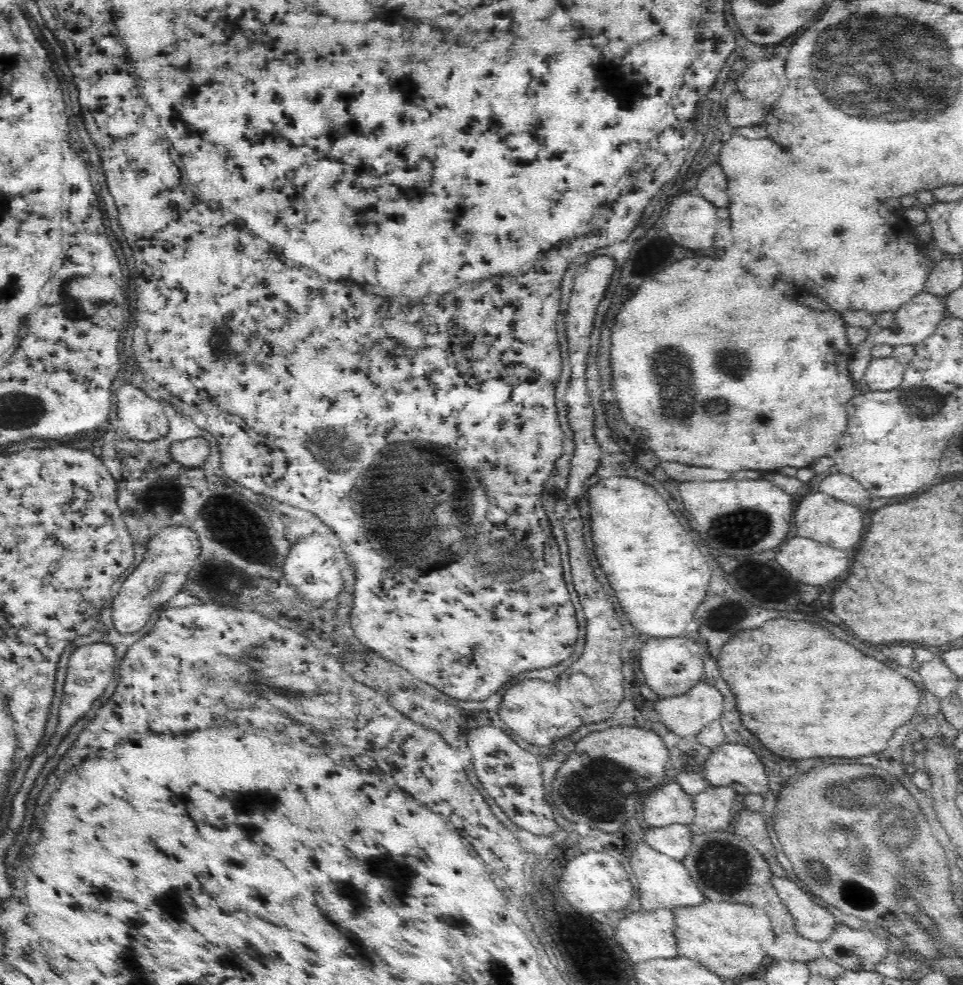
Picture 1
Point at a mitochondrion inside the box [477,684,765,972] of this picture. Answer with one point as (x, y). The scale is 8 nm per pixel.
(718, 865)

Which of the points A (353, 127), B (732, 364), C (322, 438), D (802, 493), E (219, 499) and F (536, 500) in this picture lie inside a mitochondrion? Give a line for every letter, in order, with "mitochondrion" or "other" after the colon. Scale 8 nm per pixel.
A: other
B: mitochondrion
C: mitochondrion
D: other
E: mitochondrion
F: other

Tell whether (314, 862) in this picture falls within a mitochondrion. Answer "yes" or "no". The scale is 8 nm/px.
no

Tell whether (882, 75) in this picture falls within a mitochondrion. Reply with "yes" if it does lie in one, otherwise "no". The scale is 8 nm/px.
yes

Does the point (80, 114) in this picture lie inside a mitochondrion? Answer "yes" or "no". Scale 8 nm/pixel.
no

